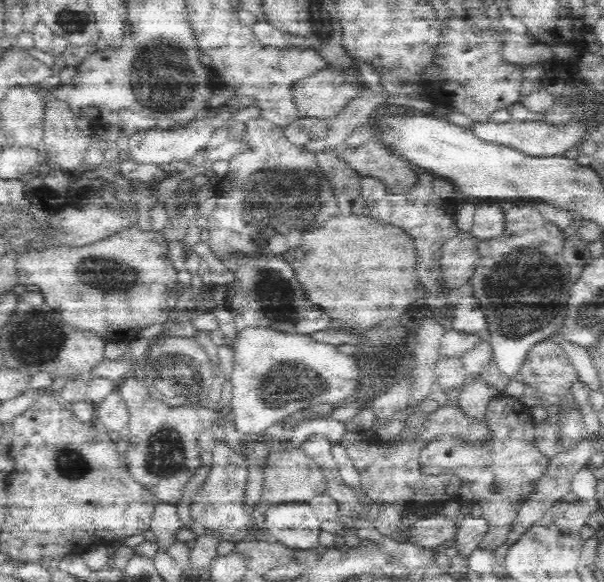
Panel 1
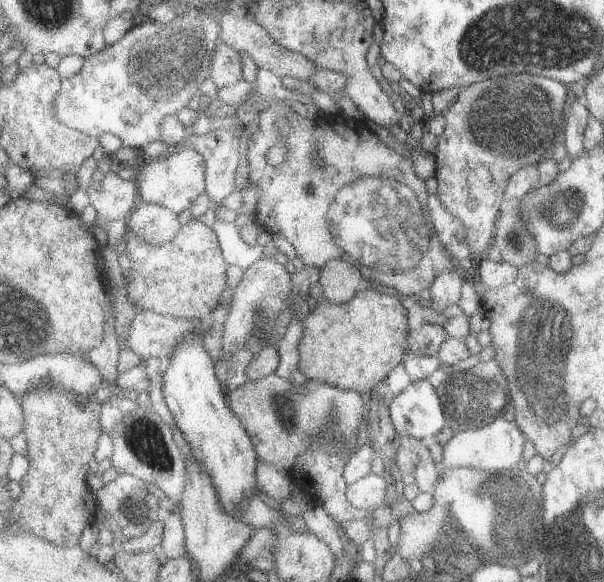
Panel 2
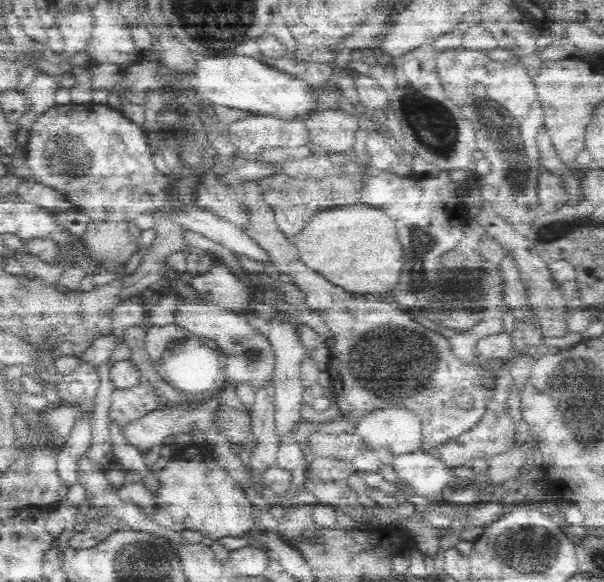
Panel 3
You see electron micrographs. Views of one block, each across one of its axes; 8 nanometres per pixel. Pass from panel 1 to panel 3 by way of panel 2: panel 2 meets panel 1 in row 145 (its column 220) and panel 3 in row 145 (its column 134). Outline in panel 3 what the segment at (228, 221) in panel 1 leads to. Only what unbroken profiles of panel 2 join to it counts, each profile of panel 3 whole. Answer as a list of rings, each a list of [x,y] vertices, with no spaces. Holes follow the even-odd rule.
[[[254,116],[230,126],[232,144],[246,156],[248,162],[256,162],[264,148],[288,148],[292,144],[304,144],[310,140],[304,118],[272,118]]]

